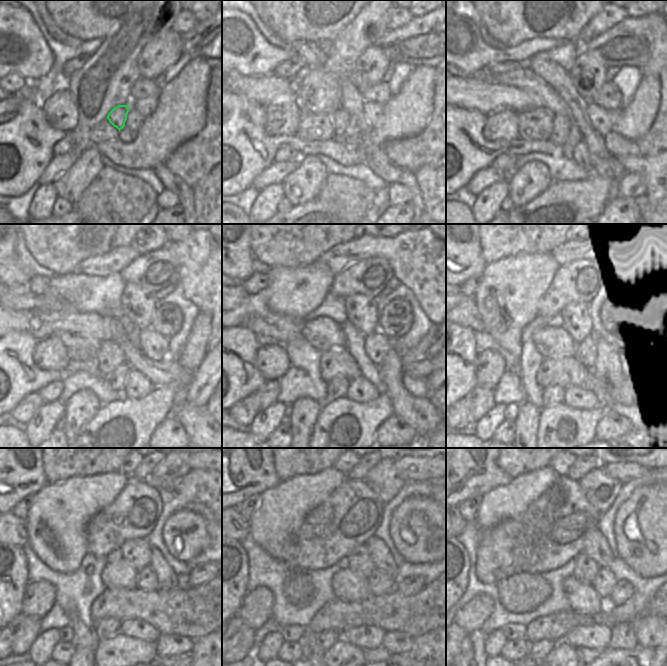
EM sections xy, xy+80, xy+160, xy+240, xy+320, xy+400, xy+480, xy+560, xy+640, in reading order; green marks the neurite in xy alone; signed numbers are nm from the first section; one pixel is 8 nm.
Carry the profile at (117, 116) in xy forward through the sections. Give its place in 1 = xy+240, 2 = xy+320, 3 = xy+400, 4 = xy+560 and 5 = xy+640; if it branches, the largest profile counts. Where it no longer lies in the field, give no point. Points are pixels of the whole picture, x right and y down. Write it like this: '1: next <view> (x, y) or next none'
1: next xy+240 (110, 356)
2: next xy+320 (338, 362)
3: next xy+400 (570, 371)
4: next xy+560 (408, 614)
5: next xy+640 (555, 626)

